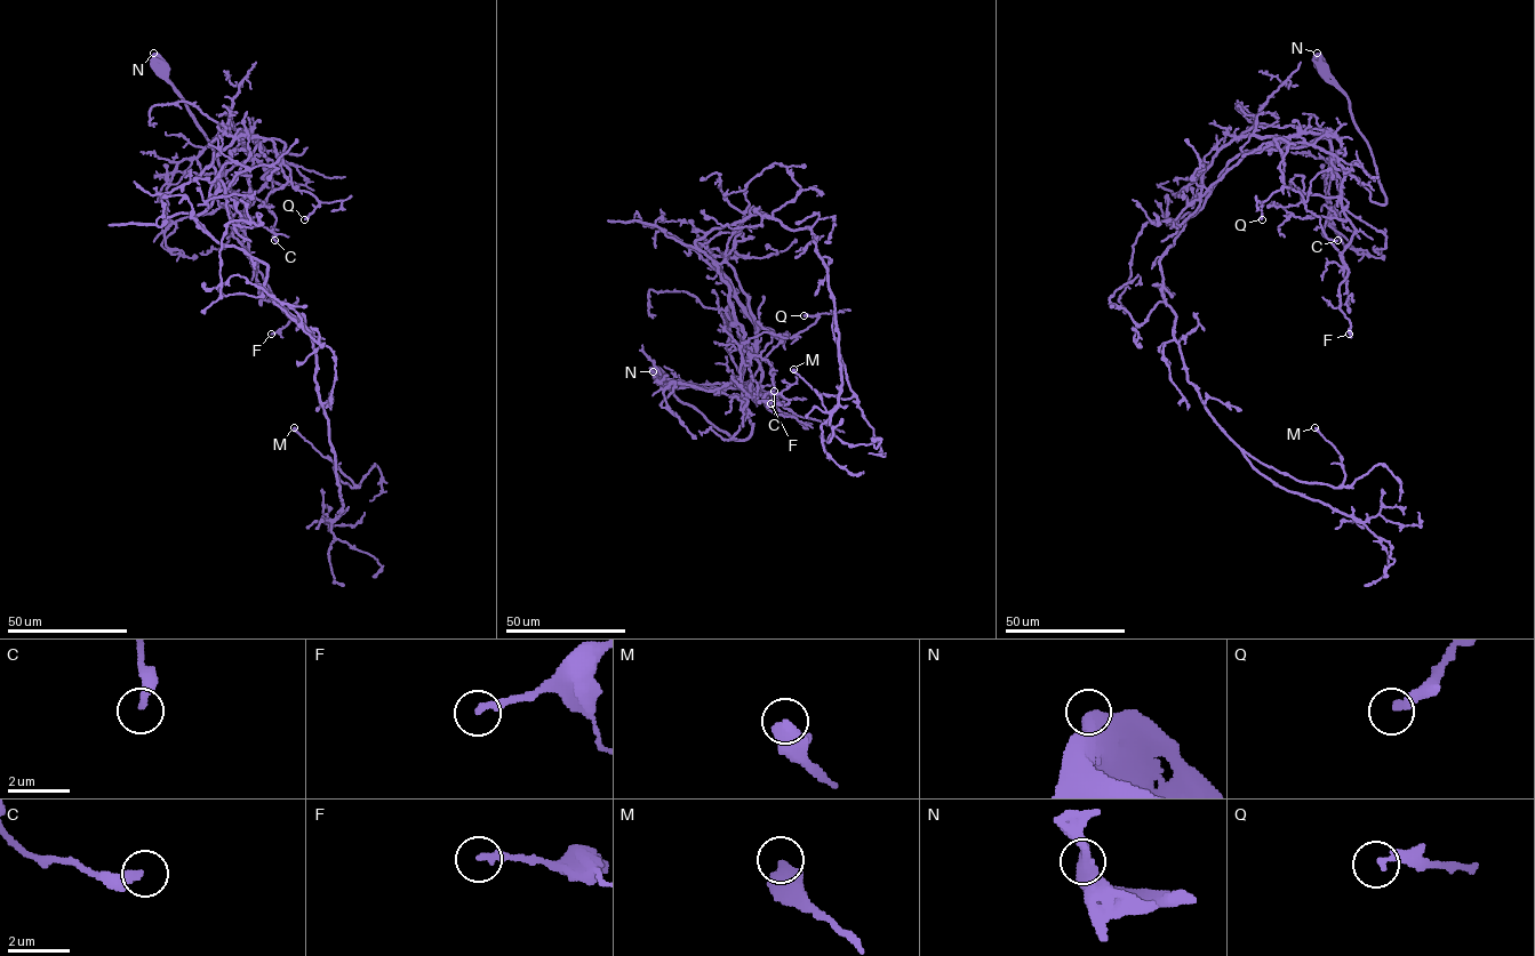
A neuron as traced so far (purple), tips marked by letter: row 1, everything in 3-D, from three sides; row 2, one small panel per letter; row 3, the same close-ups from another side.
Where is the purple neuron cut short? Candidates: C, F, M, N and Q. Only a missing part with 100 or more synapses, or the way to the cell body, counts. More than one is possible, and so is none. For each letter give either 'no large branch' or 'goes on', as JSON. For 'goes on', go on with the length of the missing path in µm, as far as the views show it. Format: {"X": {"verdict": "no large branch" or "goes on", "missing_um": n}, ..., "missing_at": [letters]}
{"C": {"verdict": "no large branch"}, "F": {"verdict": "no large branch"}, "M": {"verdict": "no large branch"}, "N": {"verdict": "no large branch"}, "Q": {"verdict": "no large branch"}, "missing_at": []}

